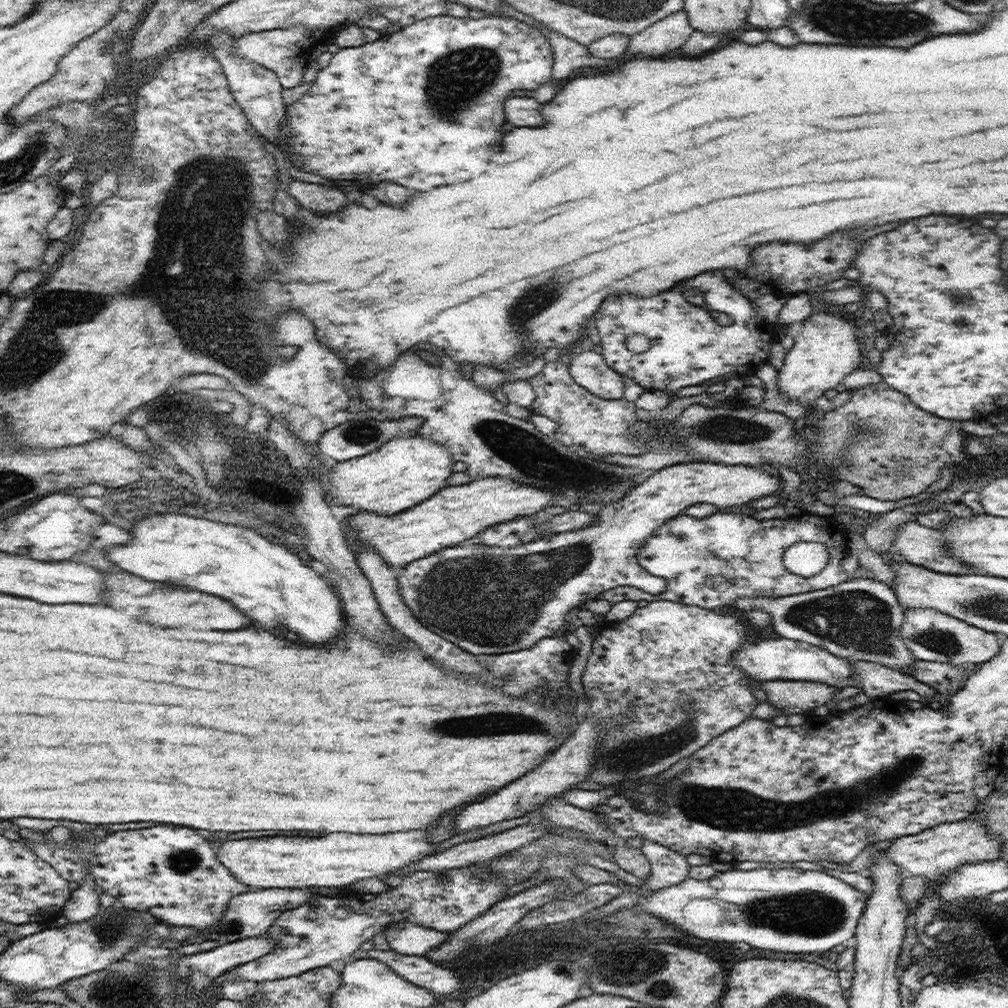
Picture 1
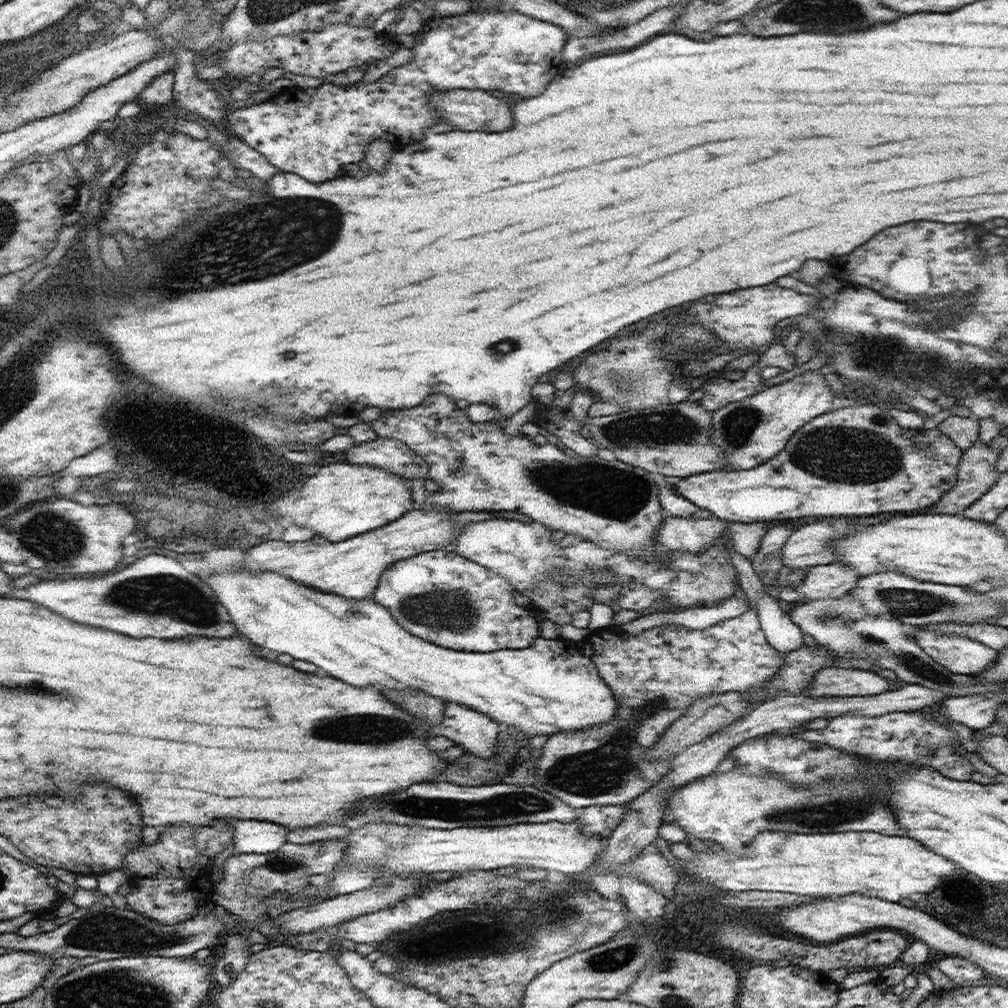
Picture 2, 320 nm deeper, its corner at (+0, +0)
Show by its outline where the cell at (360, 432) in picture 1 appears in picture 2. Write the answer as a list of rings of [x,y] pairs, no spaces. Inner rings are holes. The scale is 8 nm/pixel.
[[[379,435],[377,438],[377,443],[371,440],[371,442],[354,444],[352,448],[346,450],[346,462],[385,468],[409,480],[428,476],[428,463],[407,444],[401,440]]]

